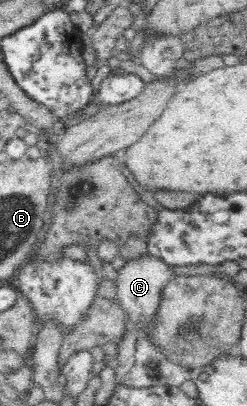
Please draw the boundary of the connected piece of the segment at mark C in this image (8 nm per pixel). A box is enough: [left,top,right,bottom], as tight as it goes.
[116,255,189,387]

